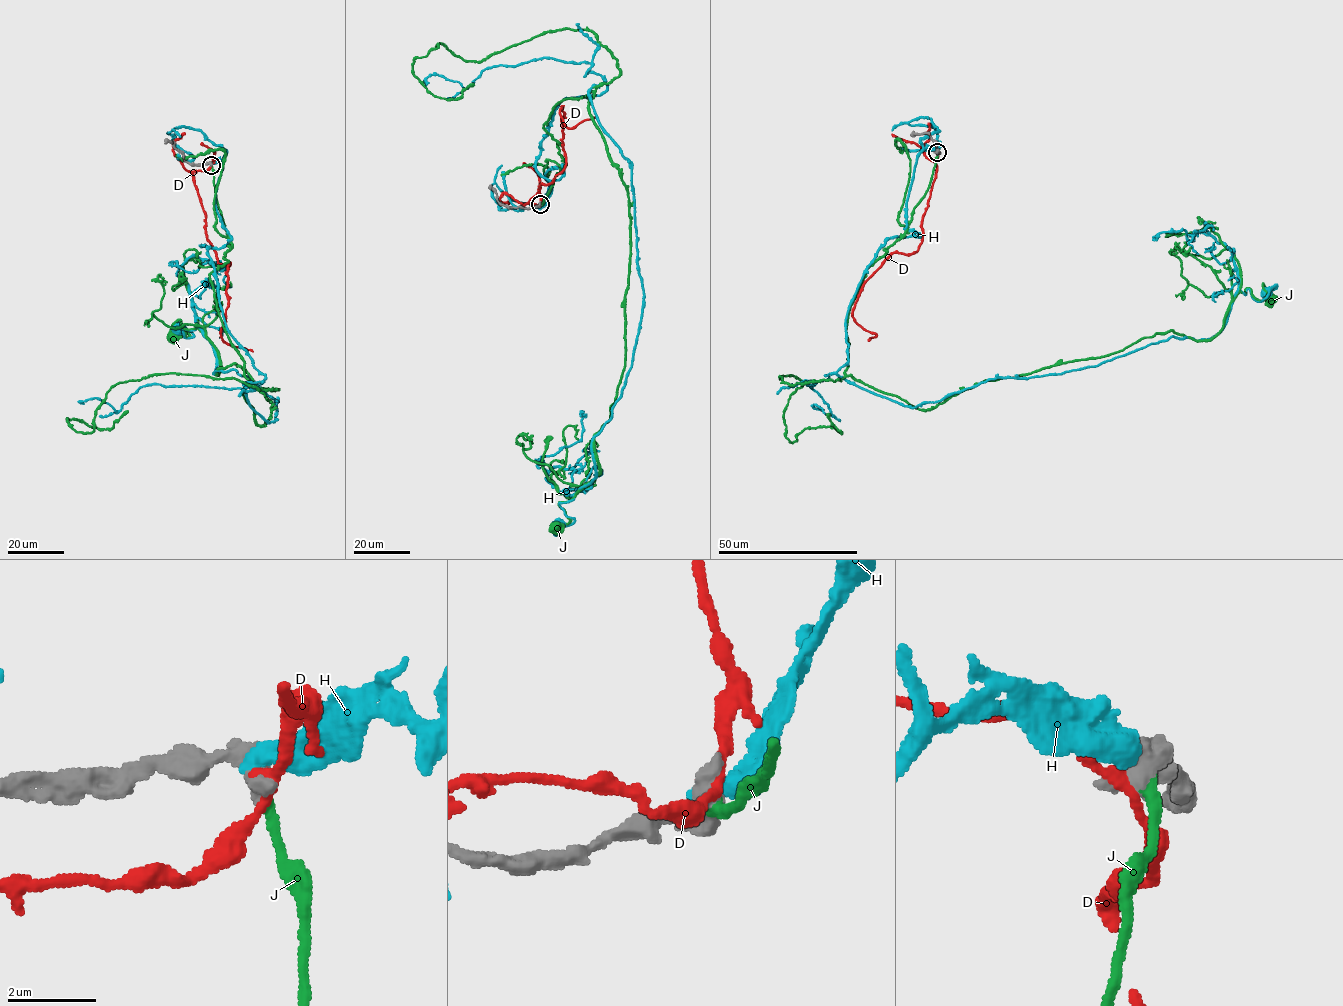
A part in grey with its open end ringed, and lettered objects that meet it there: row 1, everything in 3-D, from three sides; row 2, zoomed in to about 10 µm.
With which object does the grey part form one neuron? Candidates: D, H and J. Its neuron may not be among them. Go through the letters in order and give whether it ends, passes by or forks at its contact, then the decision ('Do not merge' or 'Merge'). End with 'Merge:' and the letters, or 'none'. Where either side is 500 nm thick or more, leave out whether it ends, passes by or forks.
D: Do not merge
H: Do not merge
J: Merge
Merge: J

